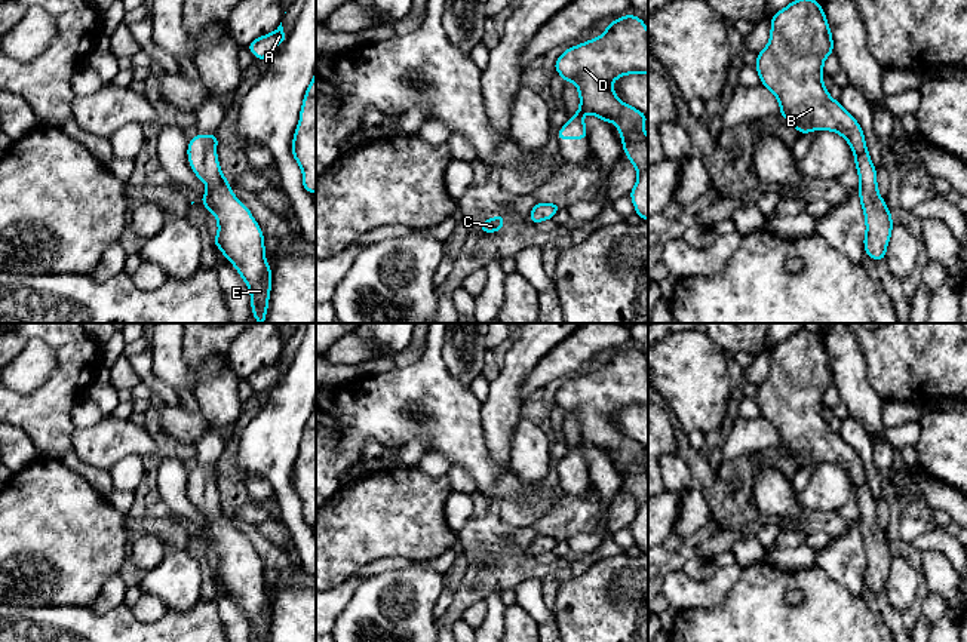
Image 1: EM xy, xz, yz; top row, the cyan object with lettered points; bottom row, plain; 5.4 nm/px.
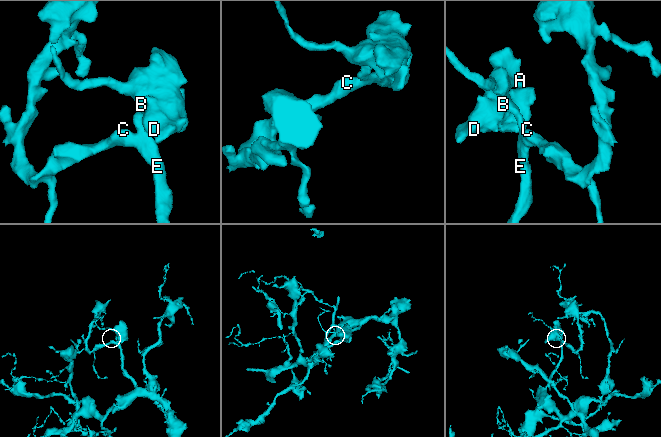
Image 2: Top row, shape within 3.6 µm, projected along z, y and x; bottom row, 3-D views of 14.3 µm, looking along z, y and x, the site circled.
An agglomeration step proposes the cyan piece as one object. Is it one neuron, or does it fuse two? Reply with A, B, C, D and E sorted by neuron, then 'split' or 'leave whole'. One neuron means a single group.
A B C D E; leave whole

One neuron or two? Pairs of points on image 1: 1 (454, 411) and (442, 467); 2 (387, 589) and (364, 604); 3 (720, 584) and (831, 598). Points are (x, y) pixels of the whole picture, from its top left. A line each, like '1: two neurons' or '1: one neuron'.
1: two neurons
2: one neuron
3: two neurons

